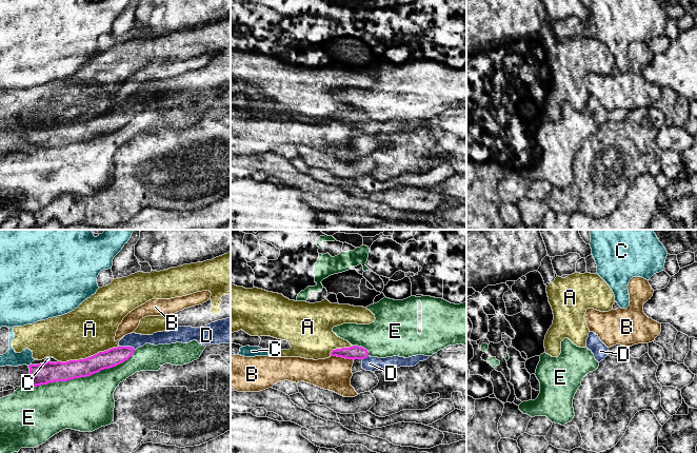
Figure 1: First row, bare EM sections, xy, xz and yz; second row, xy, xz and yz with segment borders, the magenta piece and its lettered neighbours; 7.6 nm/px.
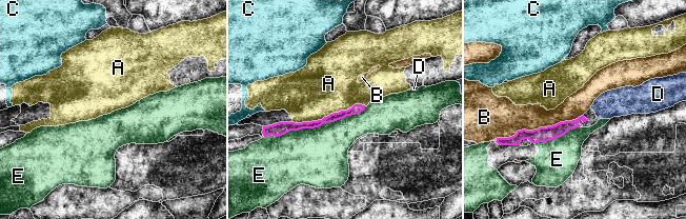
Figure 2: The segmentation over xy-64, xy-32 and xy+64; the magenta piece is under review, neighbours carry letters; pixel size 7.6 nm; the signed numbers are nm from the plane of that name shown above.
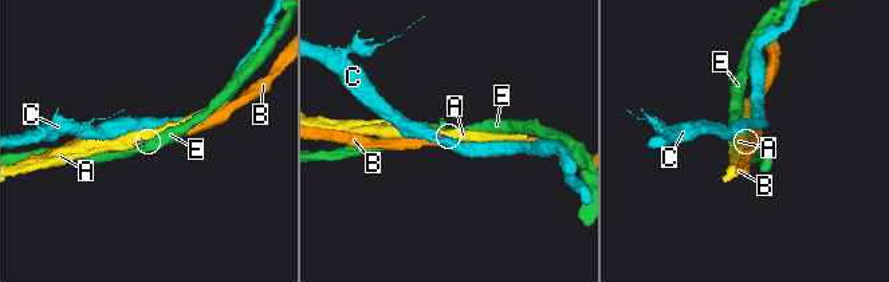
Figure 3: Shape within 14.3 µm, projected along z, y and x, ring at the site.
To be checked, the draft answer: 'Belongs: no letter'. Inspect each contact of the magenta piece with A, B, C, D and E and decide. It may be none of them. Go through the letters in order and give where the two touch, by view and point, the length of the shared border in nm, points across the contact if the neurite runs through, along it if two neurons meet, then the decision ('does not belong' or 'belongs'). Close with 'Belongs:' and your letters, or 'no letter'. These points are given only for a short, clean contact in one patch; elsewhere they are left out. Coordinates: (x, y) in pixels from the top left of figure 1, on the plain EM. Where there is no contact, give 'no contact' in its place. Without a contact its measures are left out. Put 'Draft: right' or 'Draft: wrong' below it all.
A: contact xy (87, 121); length 480 nm; does not belong
B: contact xz (342, 121); length 190 nm; does not belong
C: contact xy (30, 129); length 30 nm; border xy (31, 127), (28, 130); does not belong
D: contact xy (126, 111); length 140 nm; way xy (115, 120), (126, 111), (135, 104); belongs
E: contact xy (81, 140); length 850 nm; does not belong
Belongs: D
Draft: wrong

